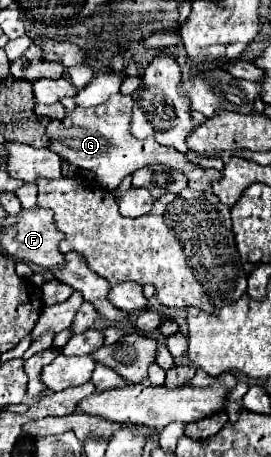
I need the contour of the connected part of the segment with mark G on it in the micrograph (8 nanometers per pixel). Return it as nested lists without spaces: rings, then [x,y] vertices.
[[[116,93],[112,95],[106,103],[98,107],[76,107],[74,111],[68,111],[62,121],[50,121],[46,133],[52,139],[50,149],[64,157],[68,163],[80,167],[80,169],[90,169],[98,177],[98,183],[114,191],[120,181],[126,175],[132,175],[134,171],[146,167],[146,165],[164,165],[168,169],[180,171],[188,177],[188,185],[196,191],[208,191],[214,181],[220,181],[222,173],[216,169],[202,169],[194,163],[190,163],[184,153],[160,145],[154,137],[146,139],[136,139],[130,133],[130,121],[132,121],[132,97]]]

